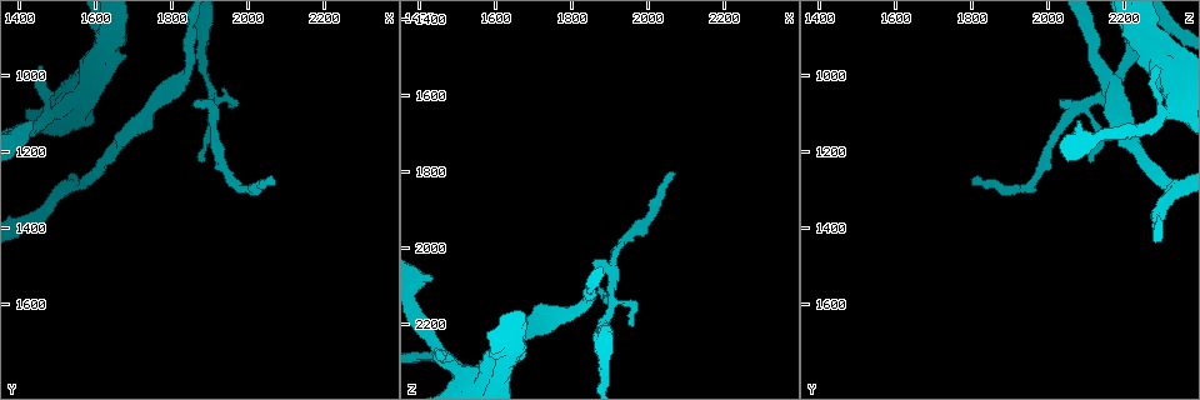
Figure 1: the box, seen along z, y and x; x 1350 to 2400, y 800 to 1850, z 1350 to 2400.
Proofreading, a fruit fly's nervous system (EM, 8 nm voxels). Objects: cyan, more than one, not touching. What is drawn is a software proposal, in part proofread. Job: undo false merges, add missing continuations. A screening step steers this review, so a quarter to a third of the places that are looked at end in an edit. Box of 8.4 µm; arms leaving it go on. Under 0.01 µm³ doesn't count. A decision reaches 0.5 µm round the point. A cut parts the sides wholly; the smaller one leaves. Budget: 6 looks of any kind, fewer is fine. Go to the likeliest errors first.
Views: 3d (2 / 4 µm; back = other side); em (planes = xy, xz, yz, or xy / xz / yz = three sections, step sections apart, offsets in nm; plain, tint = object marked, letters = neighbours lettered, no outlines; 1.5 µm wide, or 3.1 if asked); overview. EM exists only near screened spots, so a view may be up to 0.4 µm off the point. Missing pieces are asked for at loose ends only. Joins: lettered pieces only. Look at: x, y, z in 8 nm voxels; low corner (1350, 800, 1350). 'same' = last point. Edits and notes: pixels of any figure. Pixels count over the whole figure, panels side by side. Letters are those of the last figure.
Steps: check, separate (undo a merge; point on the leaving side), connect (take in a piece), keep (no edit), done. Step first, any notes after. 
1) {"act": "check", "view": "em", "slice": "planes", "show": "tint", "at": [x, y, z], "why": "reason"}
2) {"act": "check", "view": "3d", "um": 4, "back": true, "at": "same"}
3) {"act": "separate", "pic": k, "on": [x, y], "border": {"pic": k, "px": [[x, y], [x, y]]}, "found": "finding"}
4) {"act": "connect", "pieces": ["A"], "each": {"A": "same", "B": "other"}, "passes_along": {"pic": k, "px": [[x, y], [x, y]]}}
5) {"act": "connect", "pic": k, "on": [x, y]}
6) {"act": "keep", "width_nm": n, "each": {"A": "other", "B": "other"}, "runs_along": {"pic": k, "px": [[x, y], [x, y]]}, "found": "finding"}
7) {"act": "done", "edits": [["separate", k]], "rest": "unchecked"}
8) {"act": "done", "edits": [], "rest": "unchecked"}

{"act": "check", "view": "3d", "um": 2, "at": [2070, 1275, 1800], "why": "branch stops here"}

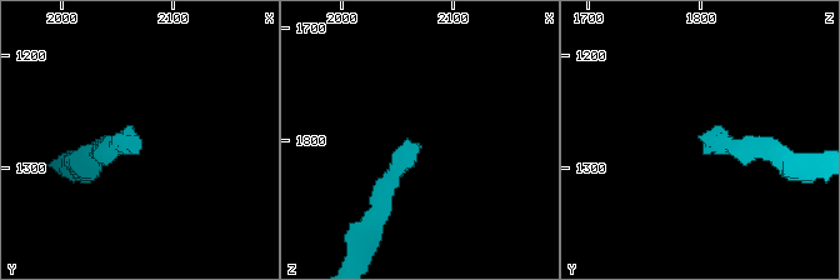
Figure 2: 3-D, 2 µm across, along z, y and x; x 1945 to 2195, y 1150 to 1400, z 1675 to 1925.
{"act": "check", "view": "em", "slice": "planes", "show": "letters", "at": [2066, 1272, 1804], "why": "shape alone is not enough"}

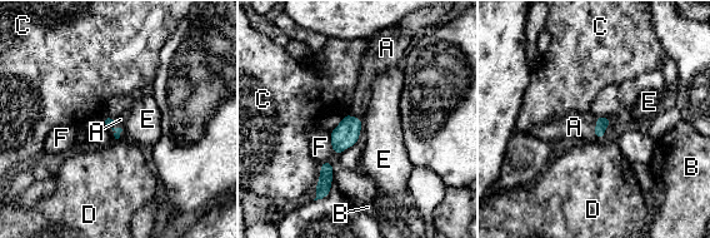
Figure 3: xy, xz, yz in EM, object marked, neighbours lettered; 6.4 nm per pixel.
{"act": "connect", "pic": 3, "on": [574, 127], "longest_contact_nm": ["C", 170], "each": {"A": "same", "B": "other", "C": "other", "D": "other", "E": "other", "F": "other"}, "found": "it goes on there"}

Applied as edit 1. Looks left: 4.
{"act": "check", "view": "overview"}

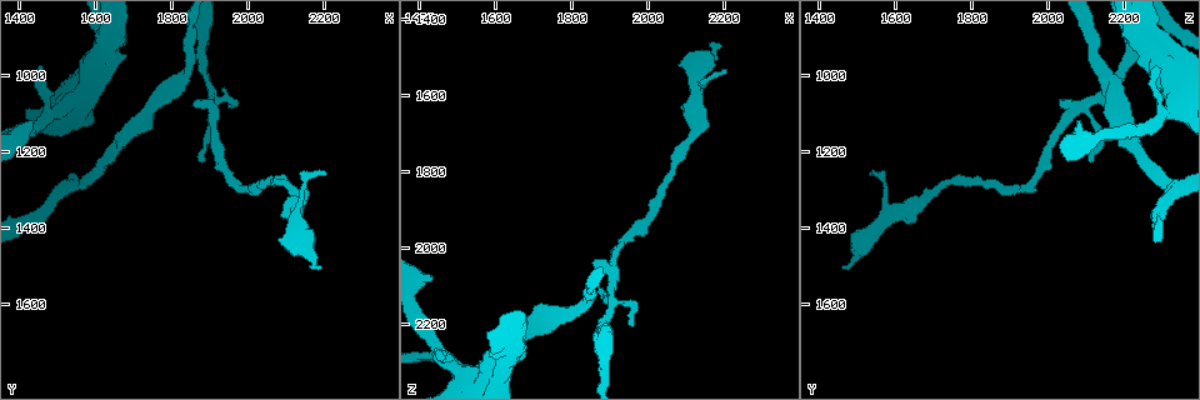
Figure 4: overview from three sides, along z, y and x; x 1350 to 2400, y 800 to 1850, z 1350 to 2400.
{"act": "check", "view": "em", "slice": "yz", "step": 8, "show": "tint", "at": [1460, 975, 2285], "why": "thin end"}

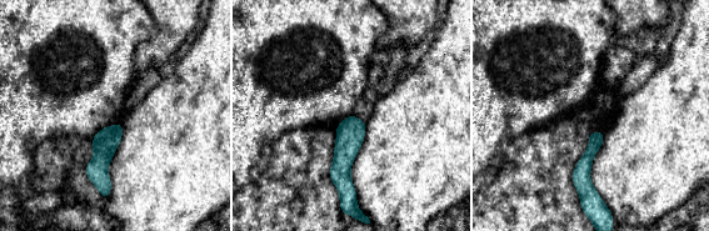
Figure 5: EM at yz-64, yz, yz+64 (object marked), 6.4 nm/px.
{"act": "check", "view": "em", "slice": "planes", "show": "letters", "at": "same"}

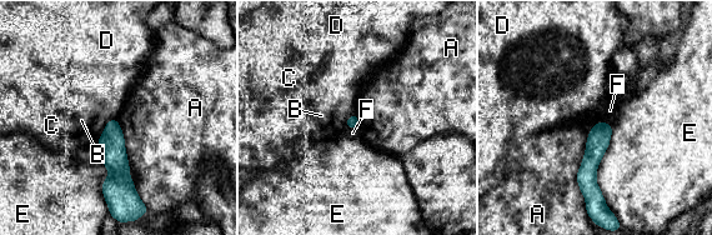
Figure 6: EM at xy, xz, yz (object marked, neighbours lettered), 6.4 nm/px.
{"act": "keep", "each": {"A": "other", "B": "other", "C": "other", "D": "other", "E": "other", "F": "other"}, "runs_along": {"pic": 6, "px": [[113, 123], [114, 155], [124, 195]]}, "found": "none of them fits"}

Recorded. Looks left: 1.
{"act": "done", "edits": [["connect", 3]], "rest": "unchecked"}

